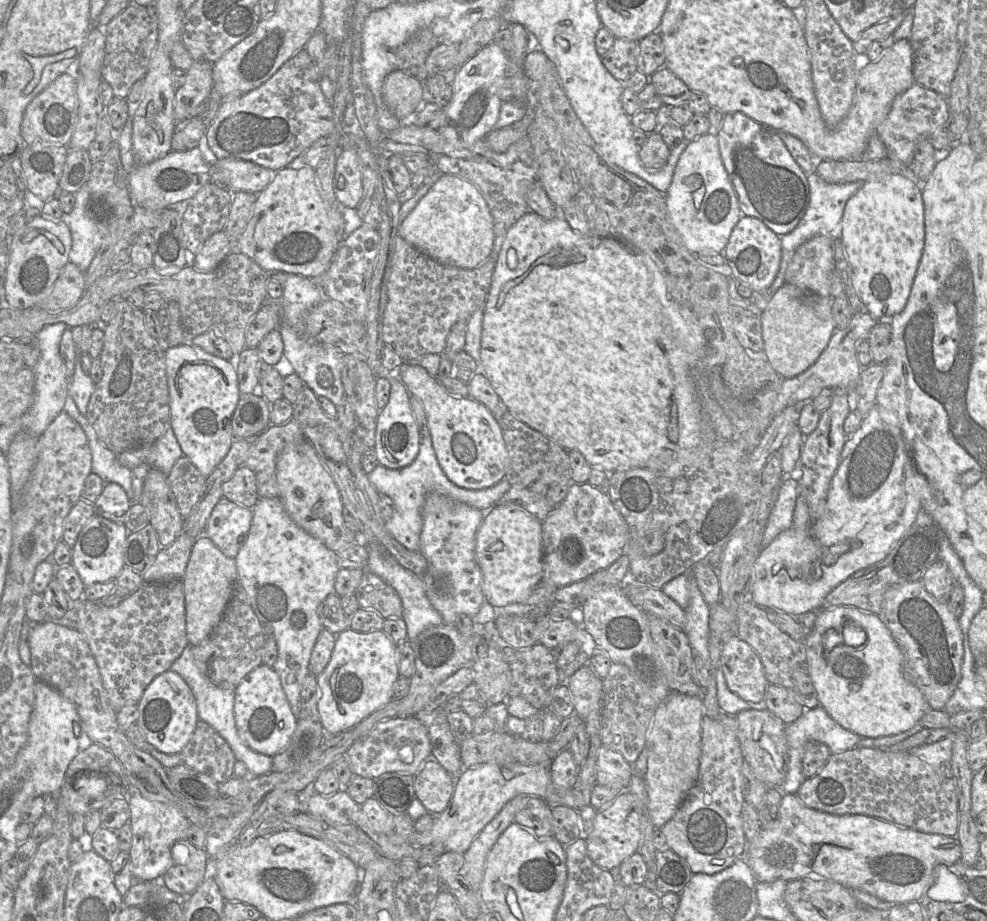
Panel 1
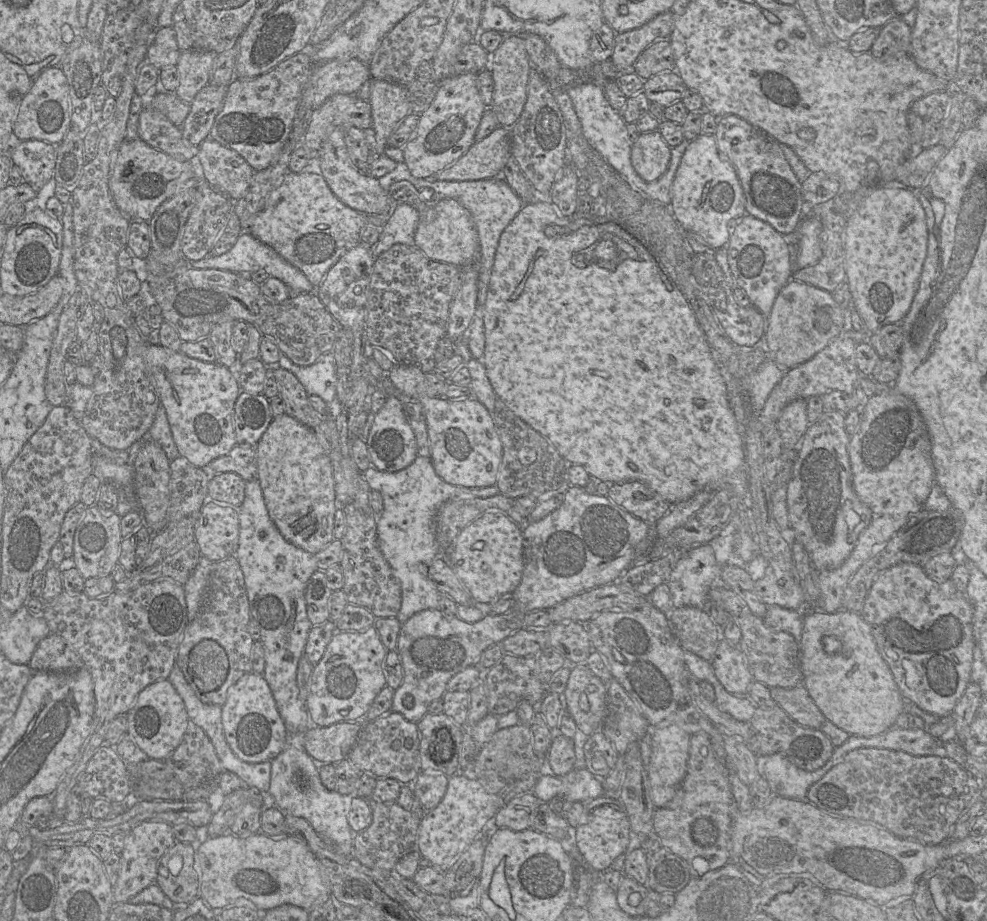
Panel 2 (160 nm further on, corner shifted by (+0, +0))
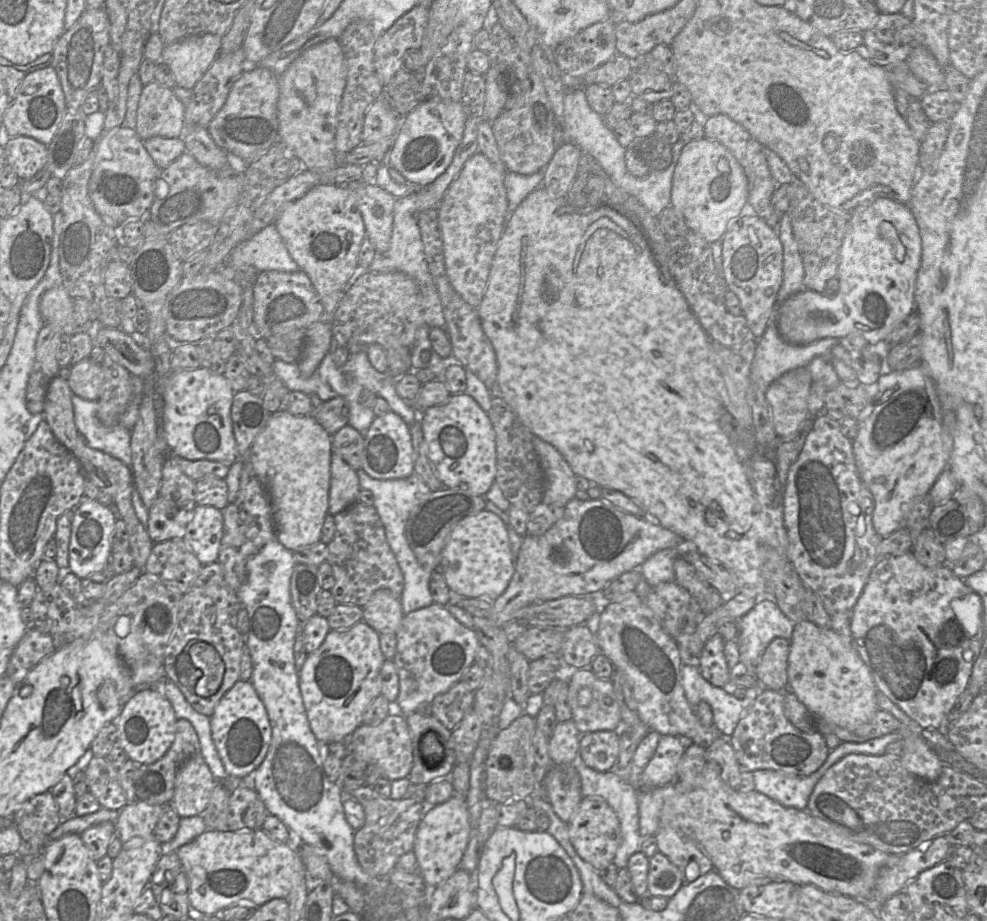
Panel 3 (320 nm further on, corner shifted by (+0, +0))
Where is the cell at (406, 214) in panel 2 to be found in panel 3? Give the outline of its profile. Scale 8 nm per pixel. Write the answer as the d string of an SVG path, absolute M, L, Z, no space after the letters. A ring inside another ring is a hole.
M484 117L467 118L462 140L455 151L451 163L440 176L438 176L432 183L422 187L417 192L413 192L408 196L400 197L395 200L390 246L384 253L378 254L376 252L372 263L367 268L367 271L369 272L386 273L400 271L412 277L420 287L424 322L429 327L438 327L445 331L447 331L447 322L444 317L437 286L428 269L417 217L421 211L431 208L438 209L447 189L461 172L465 162L479 151L477 131L478 124L483 120L485 120Z

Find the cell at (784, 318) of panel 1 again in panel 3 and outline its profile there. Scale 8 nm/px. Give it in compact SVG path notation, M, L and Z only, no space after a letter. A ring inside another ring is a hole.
M877 198L857 206L849 215L840 249L837 278L839 292L834 298L809 289L801 289L785 299L776 314L777 329L788 343L806 345L821 338L859 335L869 344L884 341L889 333L916 309L915 289L921 265L922 244L917 222L909 205L889 198Z

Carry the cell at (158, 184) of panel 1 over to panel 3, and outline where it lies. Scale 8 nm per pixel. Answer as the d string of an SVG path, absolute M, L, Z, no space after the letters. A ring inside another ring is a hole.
M121 126L107 133L103 131L98 141L98 152L88 184L89 196L95 210L106 224L114 228L132 219L147 219L154 201L154 185L161 170L163 169L155 164L135 129Z

